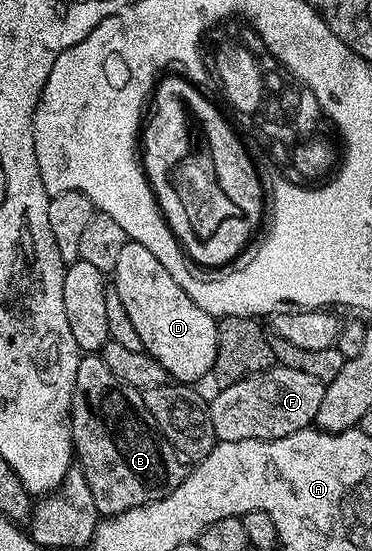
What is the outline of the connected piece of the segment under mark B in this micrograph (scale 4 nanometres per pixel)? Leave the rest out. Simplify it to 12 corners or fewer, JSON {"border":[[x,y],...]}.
{"border":[[77,364],[71,445],[100,516],[188,472],[142,393]]}

